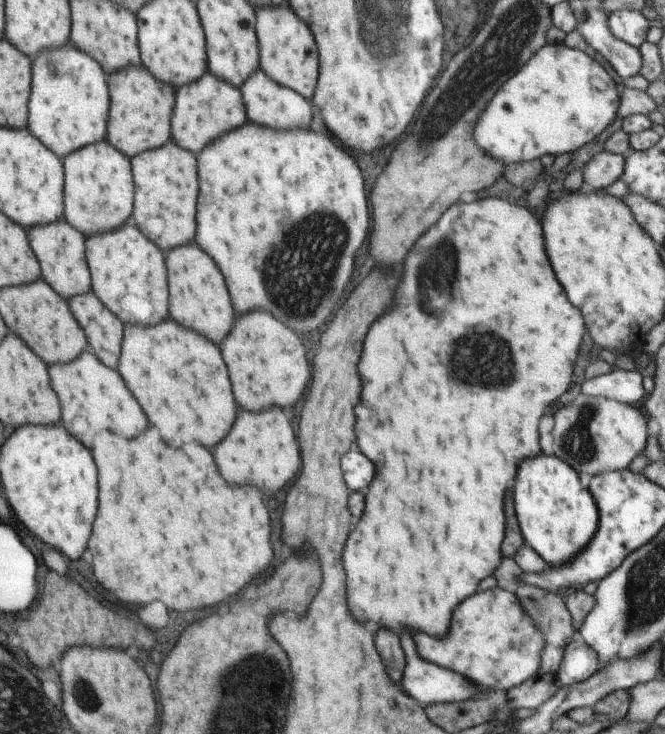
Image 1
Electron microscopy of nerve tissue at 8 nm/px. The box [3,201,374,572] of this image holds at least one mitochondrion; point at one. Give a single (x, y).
(323, 237)

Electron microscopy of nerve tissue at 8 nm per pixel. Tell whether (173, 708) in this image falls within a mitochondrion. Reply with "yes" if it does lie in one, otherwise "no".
no

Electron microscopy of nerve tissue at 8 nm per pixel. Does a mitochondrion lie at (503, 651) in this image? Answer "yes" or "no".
no

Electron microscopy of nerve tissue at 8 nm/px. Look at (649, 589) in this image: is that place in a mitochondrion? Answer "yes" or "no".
yes

